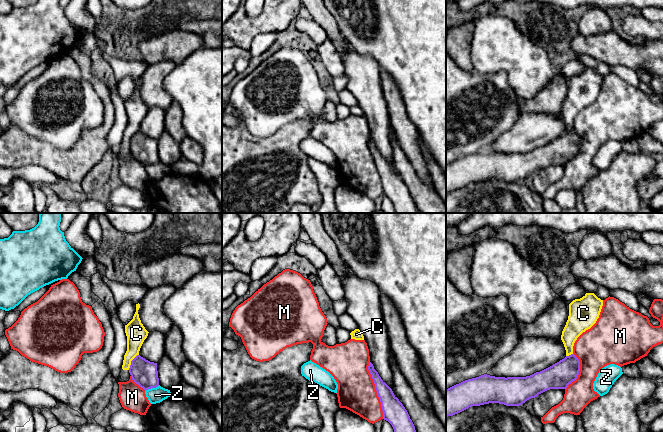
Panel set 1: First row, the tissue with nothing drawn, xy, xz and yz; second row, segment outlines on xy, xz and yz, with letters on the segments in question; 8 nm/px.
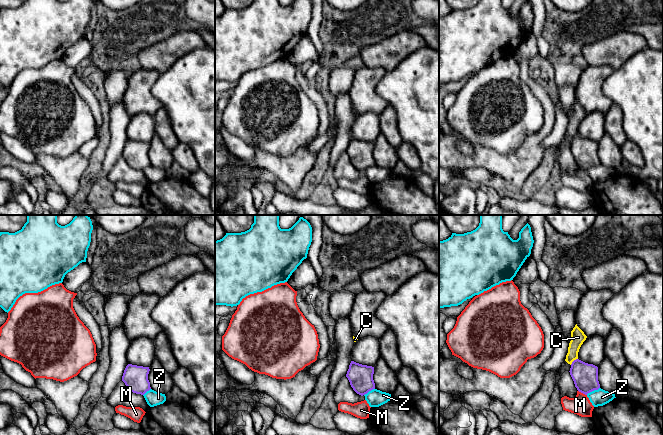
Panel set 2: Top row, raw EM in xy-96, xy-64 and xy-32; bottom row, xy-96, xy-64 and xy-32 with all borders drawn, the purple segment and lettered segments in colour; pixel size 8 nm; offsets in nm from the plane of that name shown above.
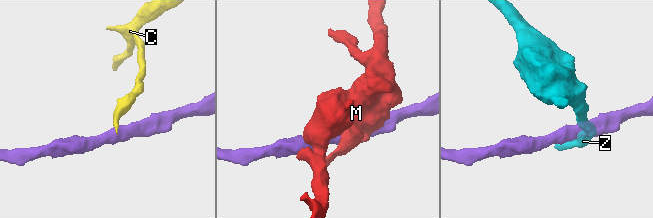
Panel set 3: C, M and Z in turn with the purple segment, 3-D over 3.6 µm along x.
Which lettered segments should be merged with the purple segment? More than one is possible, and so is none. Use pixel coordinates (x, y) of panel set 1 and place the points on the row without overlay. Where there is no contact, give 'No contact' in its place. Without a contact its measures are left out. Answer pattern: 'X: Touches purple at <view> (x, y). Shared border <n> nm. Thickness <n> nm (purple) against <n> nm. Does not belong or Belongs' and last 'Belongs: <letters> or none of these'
C: Touches purple at xy (131, 138). Shared border 150 nm. Thickness 200 nm (purple) against 160 nm. Does not belong
M: Touches purple at xz (376, 166). Shared border 480 nm. Thickness 180 nm (purple) against 300 nm. Does not belong
Z: Touches purple at xy (152, 163). Shared border 130 nm. Thickness 200 nm (purple) against 130 nm. Does not belong
Belongs: none of these

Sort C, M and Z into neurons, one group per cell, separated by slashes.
C / M / Z

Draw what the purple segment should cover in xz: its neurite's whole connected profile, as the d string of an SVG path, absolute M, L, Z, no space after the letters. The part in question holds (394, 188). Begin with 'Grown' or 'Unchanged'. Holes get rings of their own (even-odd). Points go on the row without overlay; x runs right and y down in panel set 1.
Unchanged. M369 138L368 146L381 178L383 195L392 201L395 213L420 213L407 186L392 165L381 155L371 138Z

